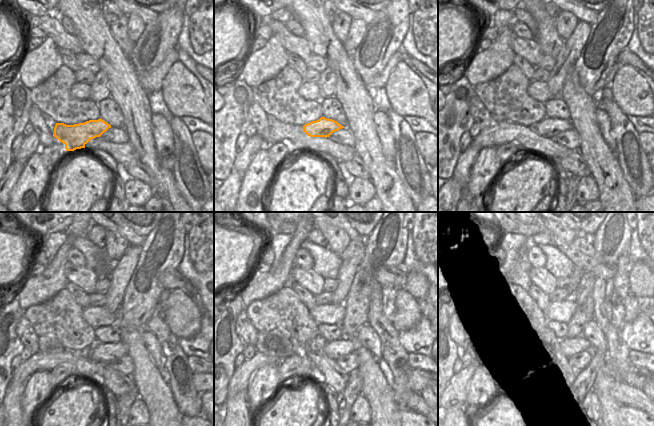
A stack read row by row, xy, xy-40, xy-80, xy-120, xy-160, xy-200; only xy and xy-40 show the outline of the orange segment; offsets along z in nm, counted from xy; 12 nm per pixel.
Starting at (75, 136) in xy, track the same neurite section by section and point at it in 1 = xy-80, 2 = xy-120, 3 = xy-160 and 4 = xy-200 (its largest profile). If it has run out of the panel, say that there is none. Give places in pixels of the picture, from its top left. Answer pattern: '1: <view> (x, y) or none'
1: xy-80 (548, 127)
2: xy-120 (104, 352)
3: xy-160 (337, 349)
4: xy-200 (566, 348)

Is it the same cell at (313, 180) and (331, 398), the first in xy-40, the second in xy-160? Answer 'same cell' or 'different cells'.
different cells

